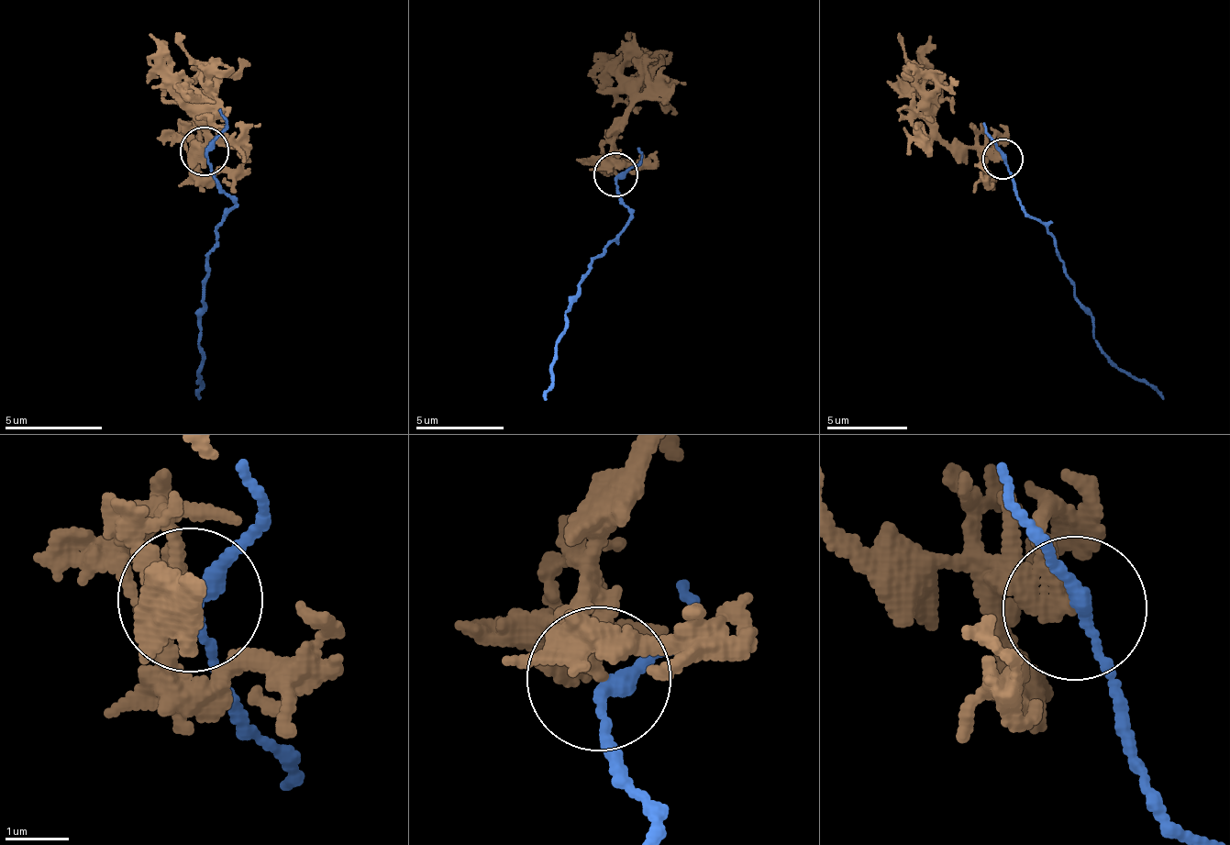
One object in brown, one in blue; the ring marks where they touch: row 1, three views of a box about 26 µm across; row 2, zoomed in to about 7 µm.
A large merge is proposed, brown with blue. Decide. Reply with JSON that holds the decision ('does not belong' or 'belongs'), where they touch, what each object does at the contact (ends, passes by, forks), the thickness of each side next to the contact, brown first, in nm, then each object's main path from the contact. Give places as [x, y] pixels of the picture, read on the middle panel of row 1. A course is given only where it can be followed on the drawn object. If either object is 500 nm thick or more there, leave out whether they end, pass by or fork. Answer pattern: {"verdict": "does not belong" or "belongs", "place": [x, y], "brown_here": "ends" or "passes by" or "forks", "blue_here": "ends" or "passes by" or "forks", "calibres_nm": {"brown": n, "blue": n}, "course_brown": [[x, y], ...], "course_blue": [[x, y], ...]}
{"verdict": "does not belong", "place": [615, 174], "brown_here": "ends", "blue_here": "passes by", "calibres_nm": {"brown": 320, "blue": 190}, "course_brown": [[616, 175], [614, 126], [628, 105], [643, 69], [627, 34]], "course_blue": [[616, 175], [619, 197], [629, 224], [603, 250], [580, 283], [571, 308], [563, 319], [546, 400]]}

